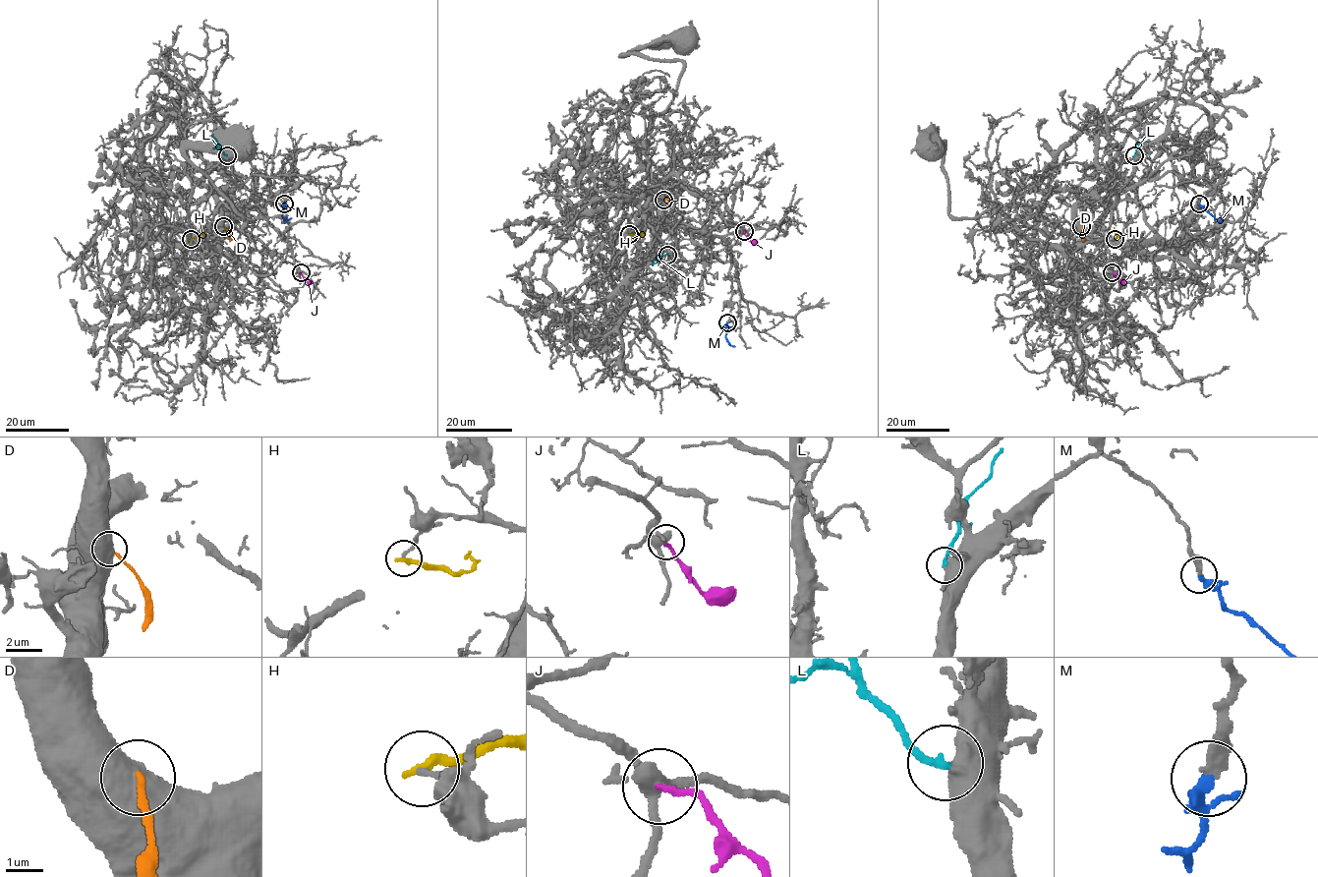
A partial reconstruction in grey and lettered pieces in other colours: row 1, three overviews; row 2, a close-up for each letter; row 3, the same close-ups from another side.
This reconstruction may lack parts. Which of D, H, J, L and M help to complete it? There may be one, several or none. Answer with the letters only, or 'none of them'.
L, M

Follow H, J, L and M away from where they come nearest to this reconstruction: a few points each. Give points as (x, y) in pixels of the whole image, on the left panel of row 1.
H: (191, 239), (201, 235), (202, 227)
J: (301, 273), (307, 281), (313, 281)
L: (227, 155), (212, 135)
M: (284, 204), (282, 217), (286, 221), (291, 217)

